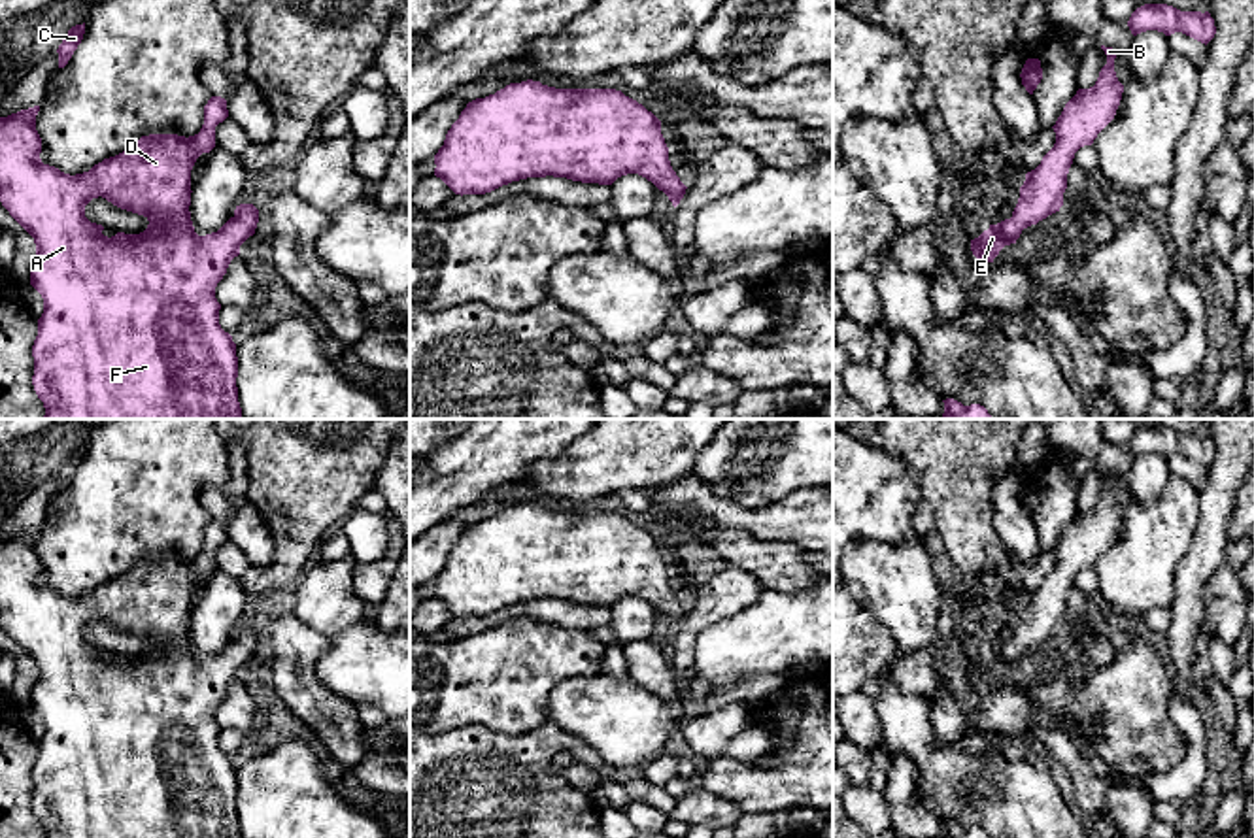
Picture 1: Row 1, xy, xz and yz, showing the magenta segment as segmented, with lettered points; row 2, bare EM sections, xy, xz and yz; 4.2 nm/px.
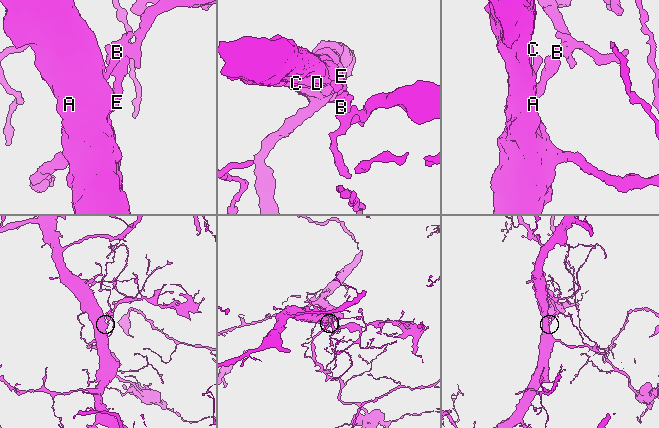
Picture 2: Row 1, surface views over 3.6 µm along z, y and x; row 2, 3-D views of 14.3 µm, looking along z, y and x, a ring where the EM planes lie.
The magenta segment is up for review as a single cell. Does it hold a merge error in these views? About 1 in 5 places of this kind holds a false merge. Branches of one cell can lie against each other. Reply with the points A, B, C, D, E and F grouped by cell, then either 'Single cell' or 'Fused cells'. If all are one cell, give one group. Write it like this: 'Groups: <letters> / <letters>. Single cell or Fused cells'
Groups: A B C D E F. Single cell

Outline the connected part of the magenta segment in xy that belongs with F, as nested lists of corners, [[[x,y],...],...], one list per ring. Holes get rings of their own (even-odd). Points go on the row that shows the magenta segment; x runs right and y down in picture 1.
[[[208,100],[198,134],[142,136],[127,151],[76,176],[42,162],[38,111],[40,106],[34,106],[0,117],[0,202],[36,243],[30,285],[43,298],[43,313],[32,345],[32,385],[43,402],[43,419],[242,419],[236,344],[219,325],[215,287],[230,260],[240,255],[240,245],[255,234],[259,210],[240,204],[217,232],[206,236],[195,232],[189,211],[191,170],[202,153],[215,147],[215,126],[229,117],[227,100]],[[98,196],[144,215],[147,228],[140,234],[104,236],[104,226],[85,217],[85,206]]]

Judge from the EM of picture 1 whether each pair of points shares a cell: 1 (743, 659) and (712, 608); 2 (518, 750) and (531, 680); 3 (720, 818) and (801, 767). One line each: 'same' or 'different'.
1: different
2: different
3: different

